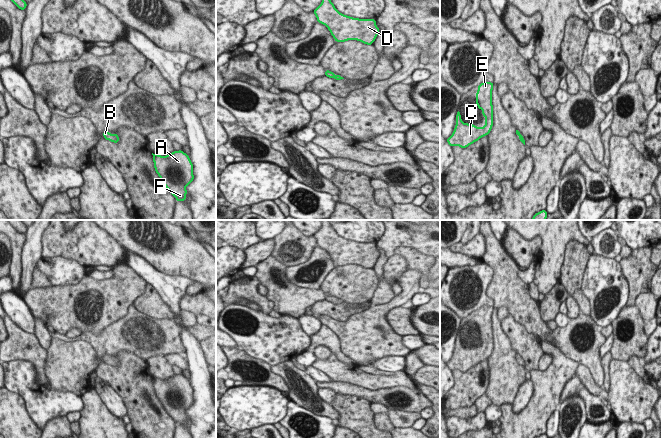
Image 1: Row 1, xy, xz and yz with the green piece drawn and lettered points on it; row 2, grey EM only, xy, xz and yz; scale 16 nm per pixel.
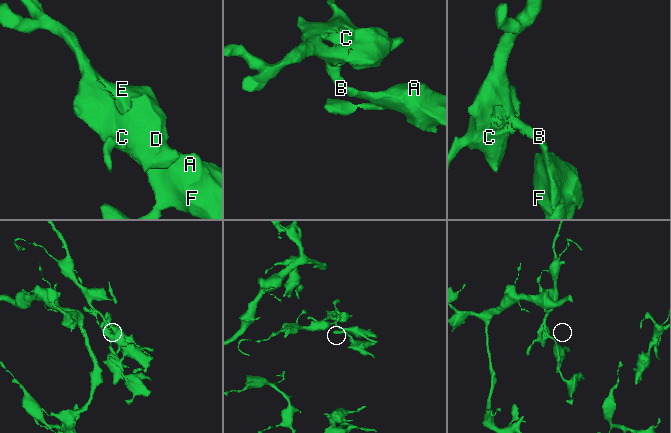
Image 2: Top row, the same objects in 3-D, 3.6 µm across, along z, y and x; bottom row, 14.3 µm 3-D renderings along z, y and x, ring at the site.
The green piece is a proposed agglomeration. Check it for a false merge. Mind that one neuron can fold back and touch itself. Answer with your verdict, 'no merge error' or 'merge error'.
no merge error

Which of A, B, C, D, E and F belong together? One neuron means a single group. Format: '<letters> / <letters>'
A B C D E F

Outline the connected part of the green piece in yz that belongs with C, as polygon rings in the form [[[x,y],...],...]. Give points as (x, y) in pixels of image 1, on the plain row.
[[[487,305],[482,306],[478,309],[478,315],[476,316],[476,328],[483,336],[482,340],[485,341],[485,350],[477,351],[473,348],[464,348],[461,343],[461,338],[458,335],[454,355],[452,359],[446,363],[451,371],[459,370],[461,372],[467,372],[481,361],[487,360],[490,357],[494,346],[492,329],[493,310],[494,307]]]

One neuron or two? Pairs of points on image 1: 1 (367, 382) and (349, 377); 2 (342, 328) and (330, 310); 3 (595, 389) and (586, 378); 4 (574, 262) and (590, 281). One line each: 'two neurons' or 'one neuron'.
1: one neuron
2: two neurons
3: one neuron
4: two neurons

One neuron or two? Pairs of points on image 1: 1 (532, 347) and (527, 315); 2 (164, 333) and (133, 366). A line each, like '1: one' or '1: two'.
1: two
2: two

